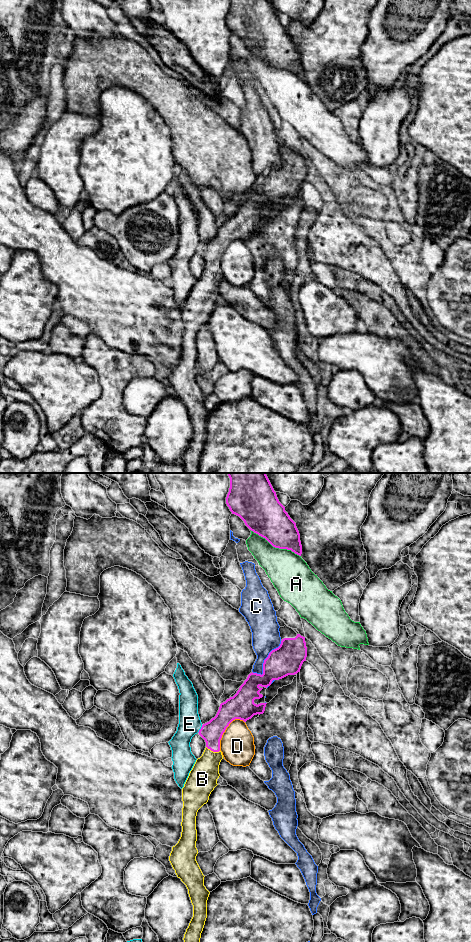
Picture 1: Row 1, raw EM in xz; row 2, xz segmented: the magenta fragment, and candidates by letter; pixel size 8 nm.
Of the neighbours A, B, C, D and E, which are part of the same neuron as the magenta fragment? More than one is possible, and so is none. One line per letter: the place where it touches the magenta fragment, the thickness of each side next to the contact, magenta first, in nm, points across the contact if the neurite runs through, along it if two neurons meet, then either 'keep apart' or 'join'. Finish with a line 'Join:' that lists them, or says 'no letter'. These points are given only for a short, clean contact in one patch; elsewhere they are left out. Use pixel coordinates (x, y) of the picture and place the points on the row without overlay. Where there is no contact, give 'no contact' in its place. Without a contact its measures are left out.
A: contact xz (275, 67); calibres 300 and 320 nm; keep apart
B: contact xz (213, 271); calibres 170 and 240 nm; way xz (212, 251), (213, 271), (202, 299); join
C: contact xz (264, 181); calibres 240 and 220 nm; keep apart
D: contact xz (224, 251); calibres 220 and 280 nm; keep apart
E: contact xz (200, 249); calibres 170 and 180 nm; keep apart
Join: B

